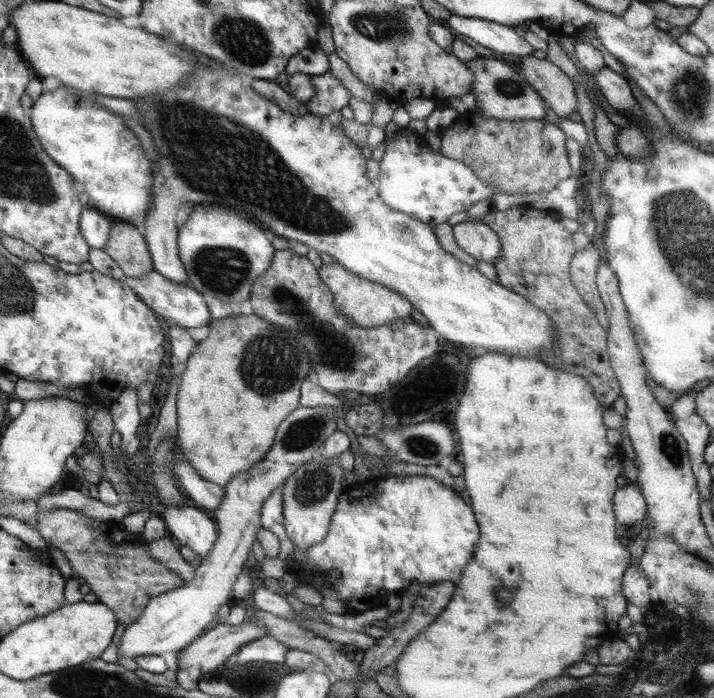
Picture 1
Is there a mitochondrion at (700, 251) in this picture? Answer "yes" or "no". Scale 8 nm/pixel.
yes

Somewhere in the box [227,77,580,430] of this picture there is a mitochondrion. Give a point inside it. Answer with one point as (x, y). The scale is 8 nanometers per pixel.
(334, 350)

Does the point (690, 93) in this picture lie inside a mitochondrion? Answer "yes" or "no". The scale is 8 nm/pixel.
yes

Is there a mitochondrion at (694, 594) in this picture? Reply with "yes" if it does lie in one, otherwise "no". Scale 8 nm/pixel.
yes

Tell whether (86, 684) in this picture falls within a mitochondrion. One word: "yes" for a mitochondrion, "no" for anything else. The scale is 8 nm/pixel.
yes

